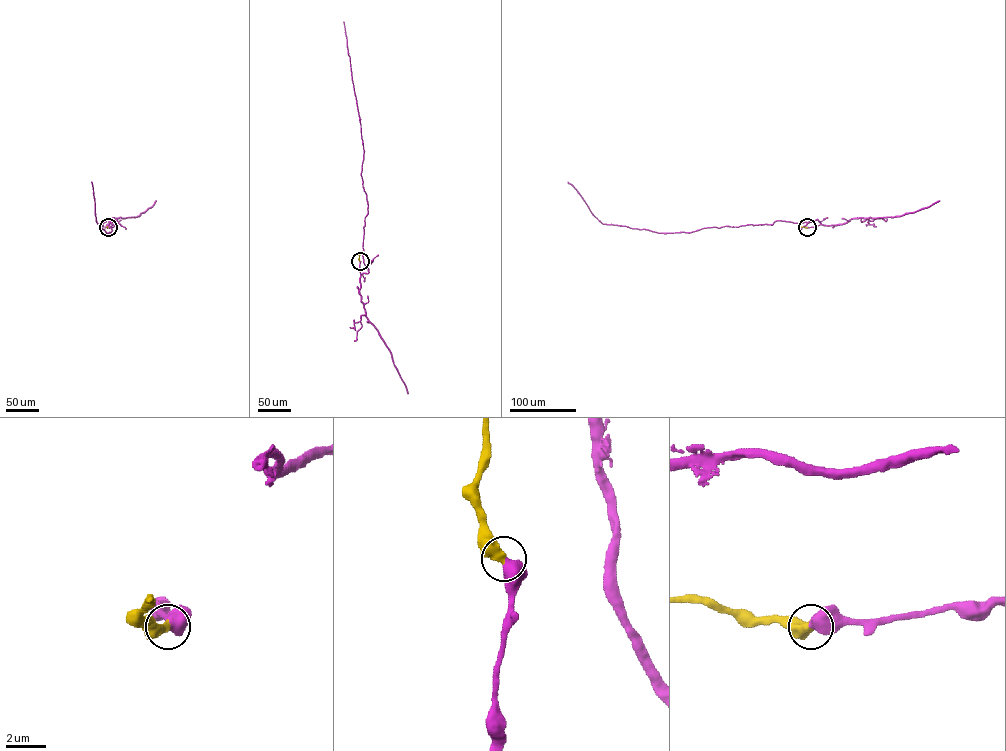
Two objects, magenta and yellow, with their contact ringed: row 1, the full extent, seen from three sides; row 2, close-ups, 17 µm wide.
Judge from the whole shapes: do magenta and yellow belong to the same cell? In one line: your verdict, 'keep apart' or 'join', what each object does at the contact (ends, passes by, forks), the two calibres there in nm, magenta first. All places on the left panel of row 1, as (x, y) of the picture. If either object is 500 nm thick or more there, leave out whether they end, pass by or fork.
join; 650 nm thick on the magenta side, 500 nm on the other

